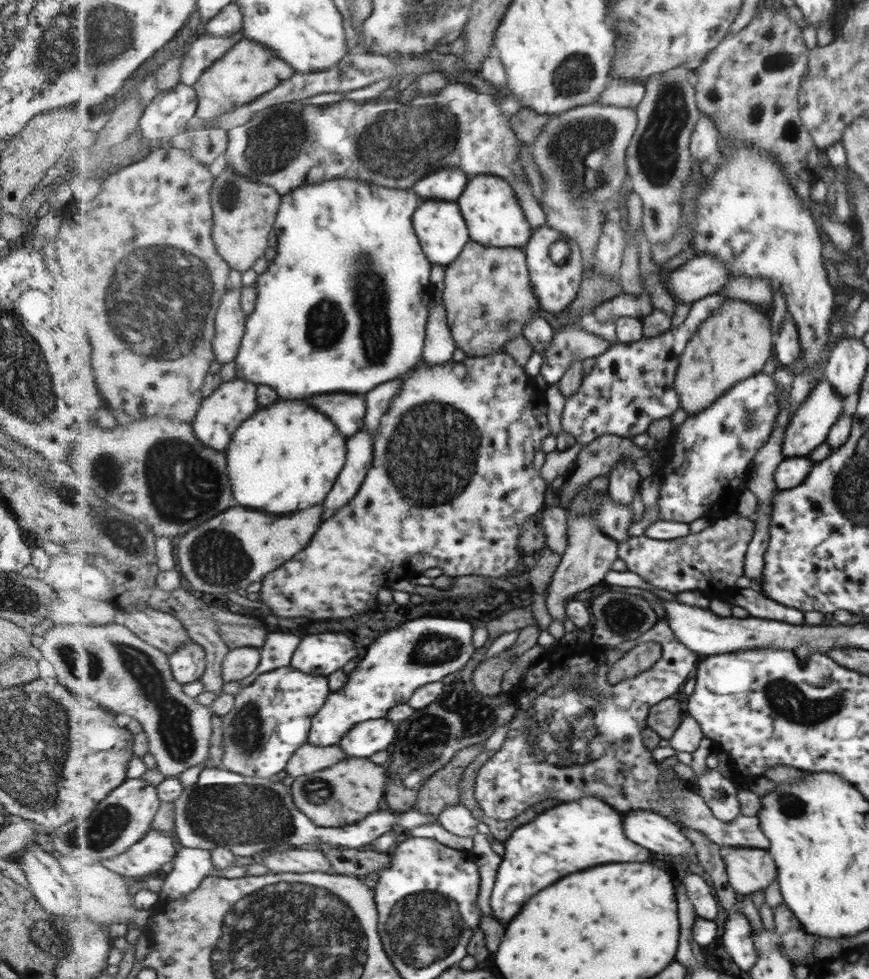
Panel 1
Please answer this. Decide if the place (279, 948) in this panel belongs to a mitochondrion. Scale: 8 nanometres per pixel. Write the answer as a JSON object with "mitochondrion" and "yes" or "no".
{"mitochondrion":"yes"}

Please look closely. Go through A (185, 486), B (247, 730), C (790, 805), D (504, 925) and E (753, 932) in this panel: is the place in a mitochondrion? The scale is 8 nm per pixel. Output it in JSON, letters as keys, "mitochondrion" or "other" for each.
{"A":"mitochondrion","B":"mitochondrion","C":"mitochondrion","D":"other","E":"other"}

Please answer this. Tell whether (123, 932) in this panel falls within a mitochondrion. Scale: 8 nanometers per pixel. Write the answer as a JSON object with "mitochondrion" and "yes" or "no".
{"mitochondrion":"no"}

